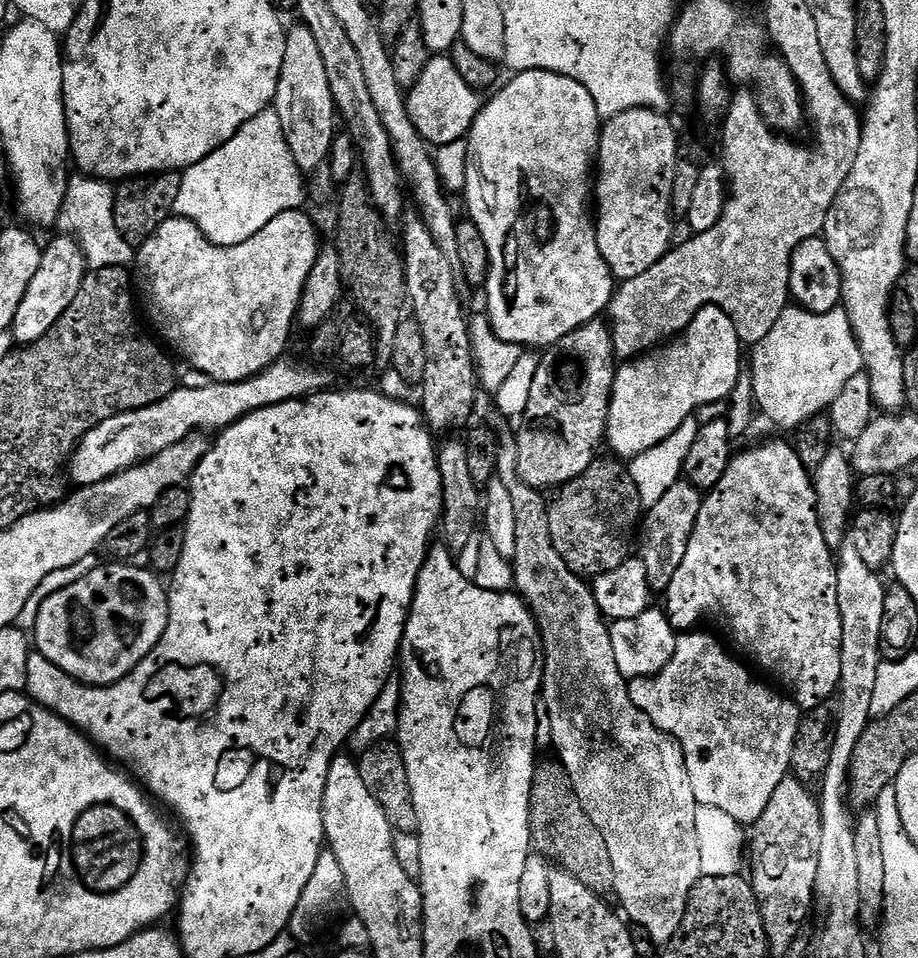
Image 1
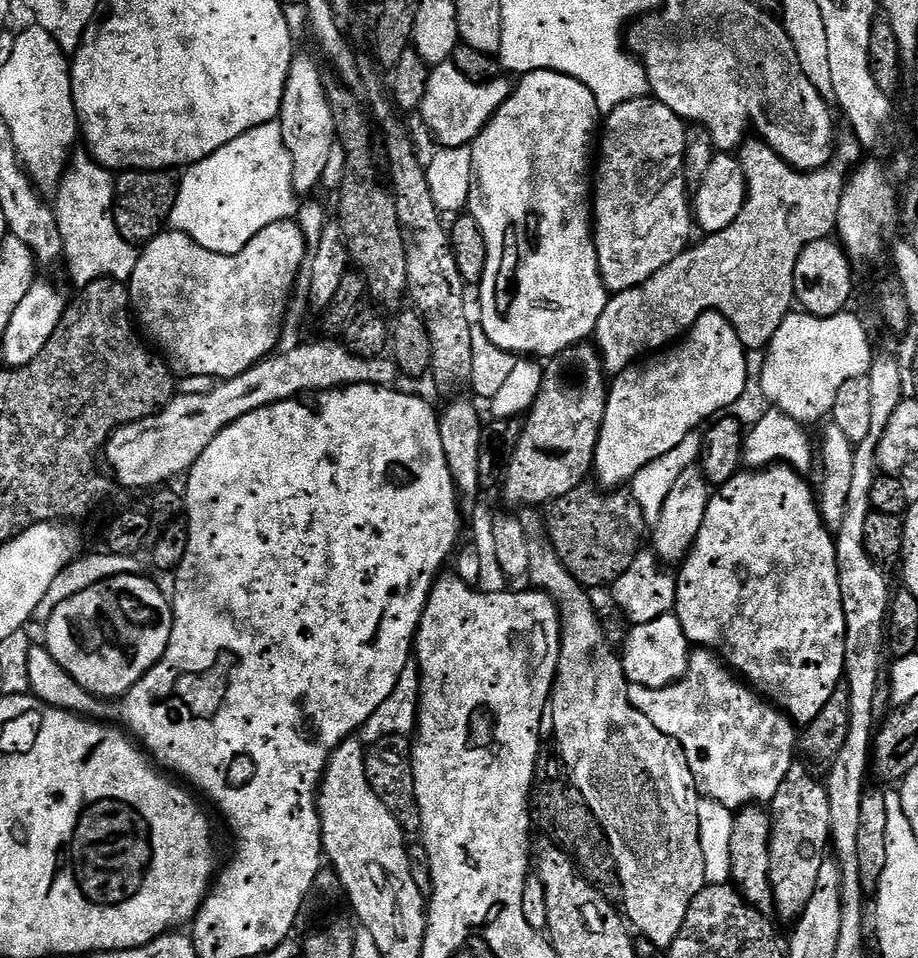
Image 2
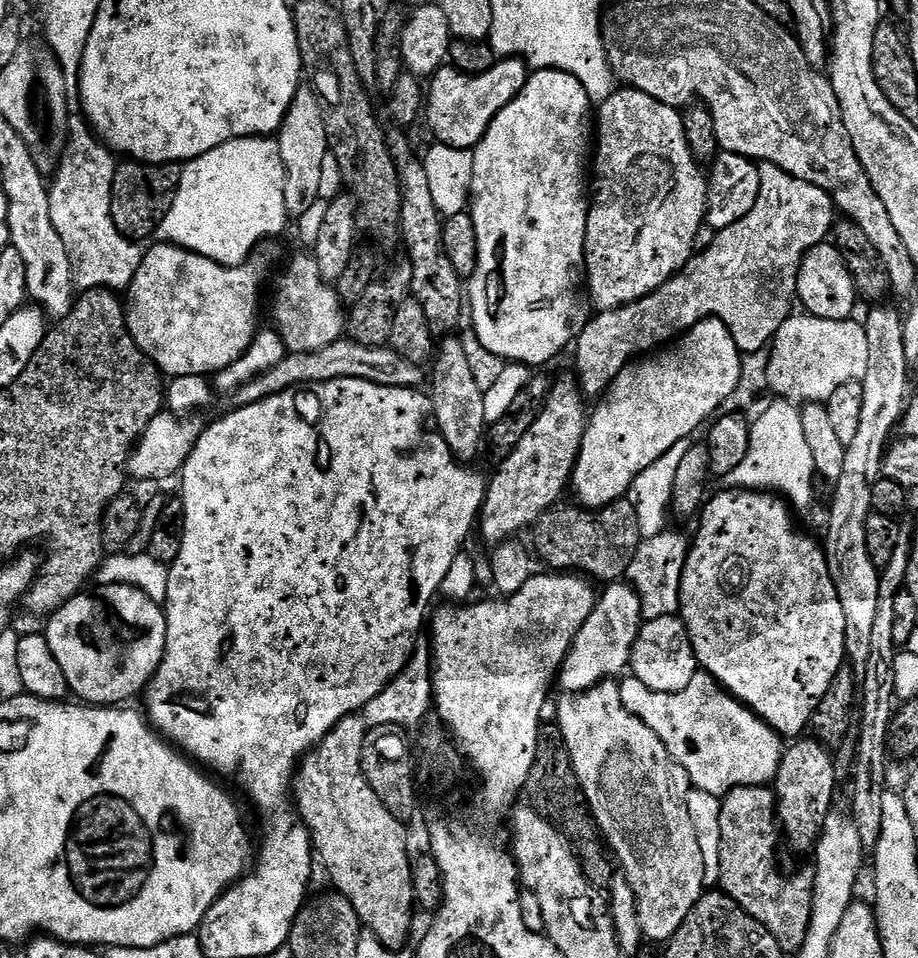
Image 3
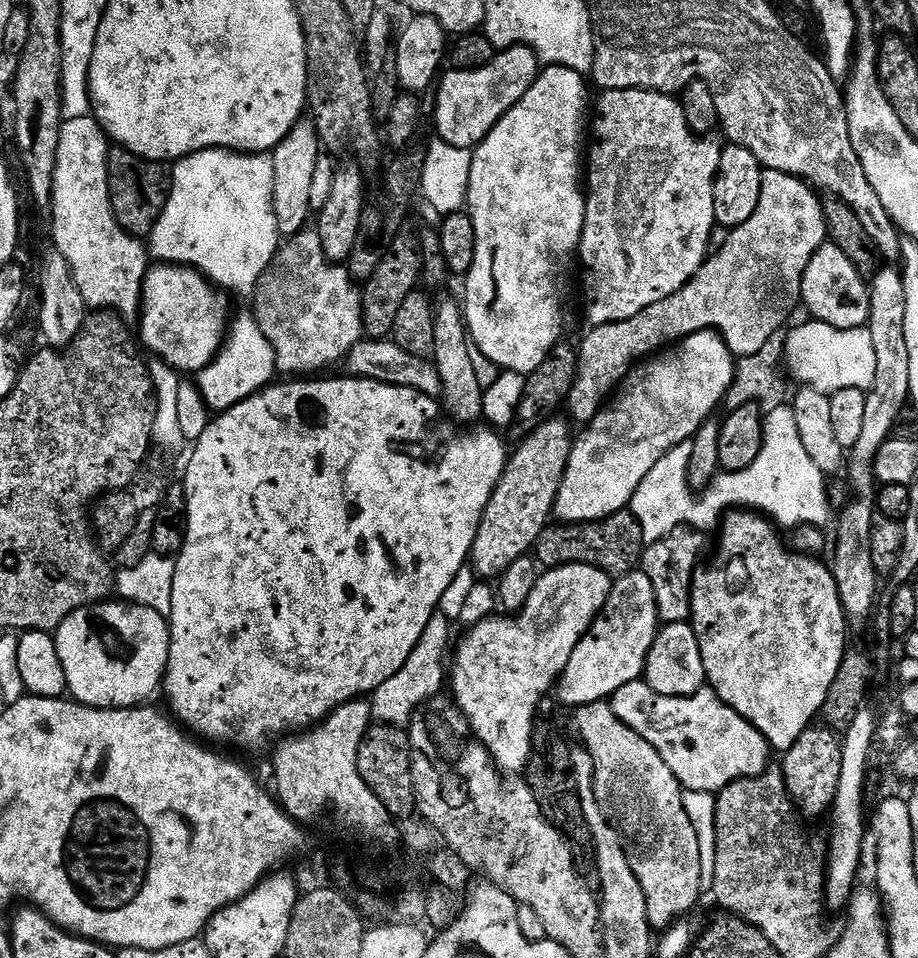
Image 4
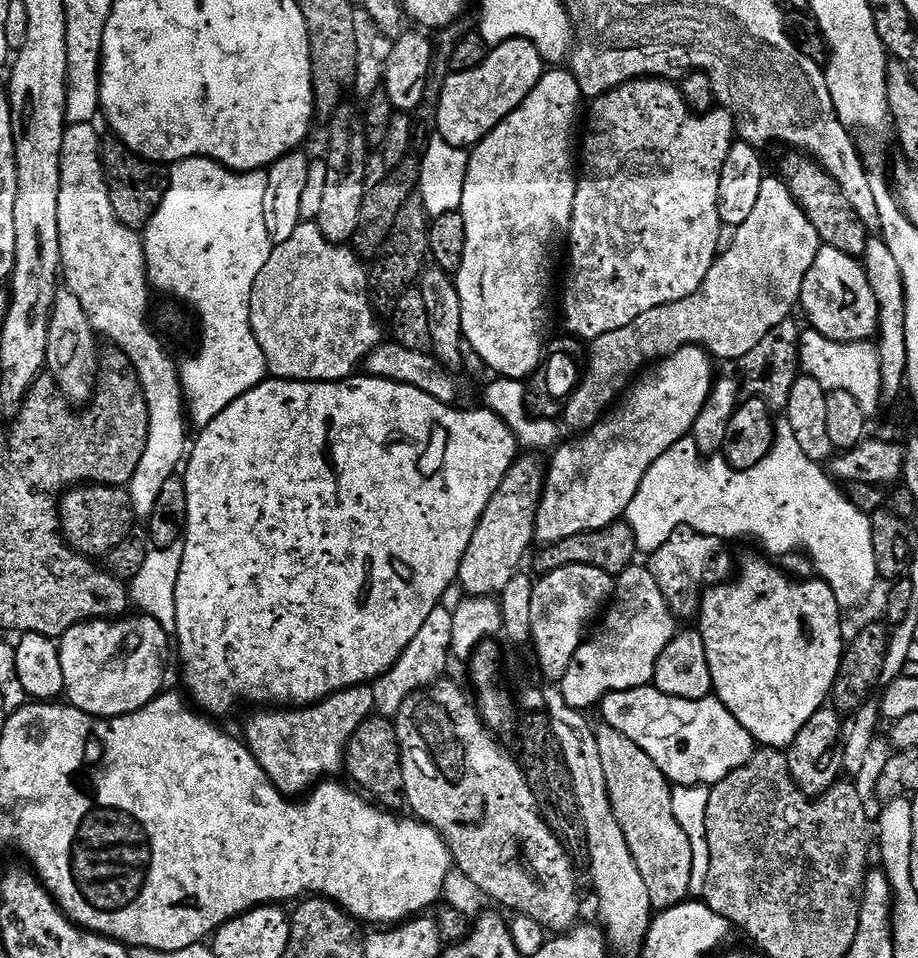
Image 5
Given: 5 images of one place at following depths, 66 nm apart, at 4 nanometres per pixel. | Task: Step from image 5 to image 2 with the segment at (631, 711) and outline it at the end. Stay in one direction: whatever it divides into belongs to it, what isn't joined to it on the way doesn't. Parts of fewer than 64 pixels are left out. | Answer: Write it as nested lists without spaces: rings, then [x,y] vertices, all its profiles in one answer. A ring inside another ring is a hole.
[[[693,655],[689,659],[688,675],[675,685],[674,691],[680,695],[680,701],[673,708],[664,700],[658,701],[654,719],[666,735],[680,743],[695,787],[701,788],[707,799],[716,800],[731,810],[739,810],[753,802],[770,802],[794,763],[792,751],[798,748],[797,729],[787,715],[781,714],[771,703],[750,690],[749,685],[737,679],[715,655],[704,655],[708,656]]]

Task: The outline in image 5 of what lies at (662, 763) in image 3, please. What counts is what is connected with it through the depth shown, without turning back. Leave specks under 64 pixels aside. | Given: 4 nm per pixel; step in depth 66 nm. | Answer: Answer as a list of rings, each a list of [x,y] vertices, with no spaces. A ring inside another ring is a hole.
[[[601,723],[596,728],[596,737],[598,750],[602,753],[602,771],[606,773],[610,806],[614,806],[614,816],[622,826],[622,834],[626,834],[627,846],[649,887],[653,909],[661,912],[685,903],[690,896],[692,844],[673,814],[673,785],[664,777],[662,770],[654,766],[650,754],[630,742],[626,734],[618,734],[618,730],[609,724]]]

